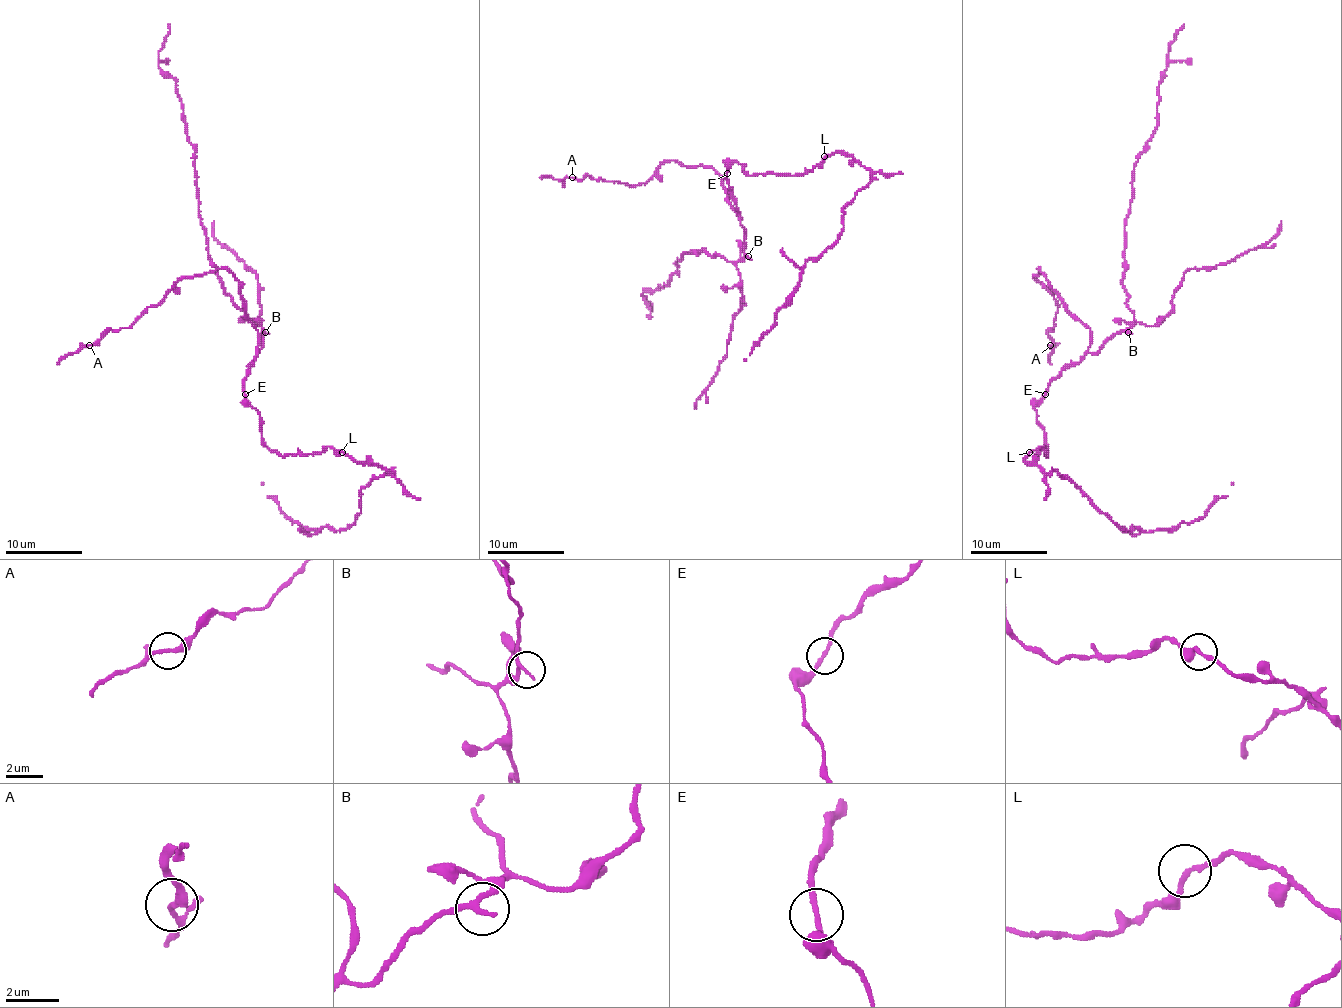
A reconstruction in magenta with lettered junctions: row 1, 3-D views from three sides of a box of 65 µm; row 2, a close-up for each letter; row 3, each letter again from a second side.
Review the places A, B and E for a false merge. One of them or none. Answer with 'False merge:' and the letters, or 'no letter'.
False merge: E

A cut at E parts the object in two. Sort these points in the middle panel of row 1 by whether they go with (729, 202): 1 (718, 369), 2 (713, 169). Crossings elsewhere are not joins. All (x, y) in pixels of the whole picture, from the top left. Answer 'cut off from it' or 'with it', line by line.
1: with it
2: with it

